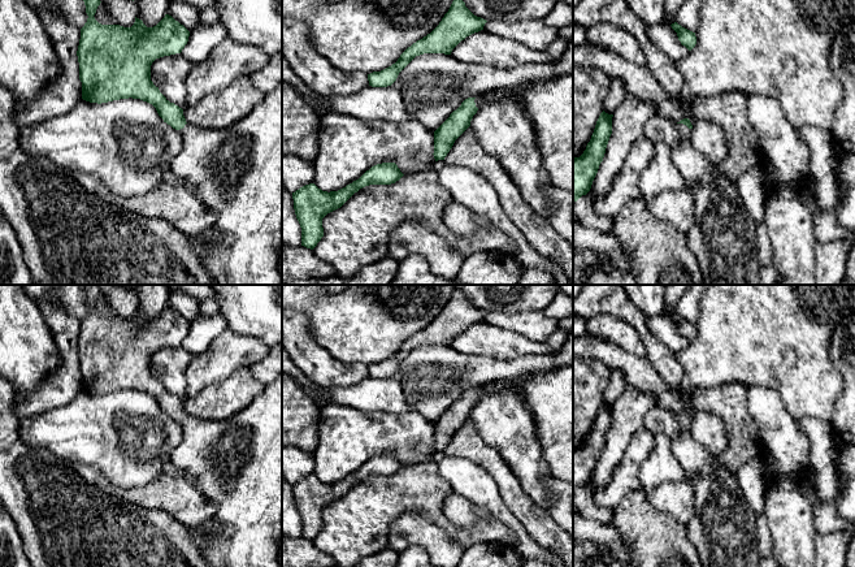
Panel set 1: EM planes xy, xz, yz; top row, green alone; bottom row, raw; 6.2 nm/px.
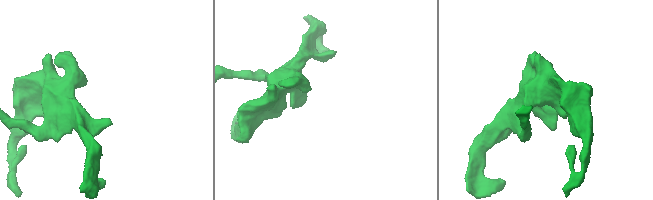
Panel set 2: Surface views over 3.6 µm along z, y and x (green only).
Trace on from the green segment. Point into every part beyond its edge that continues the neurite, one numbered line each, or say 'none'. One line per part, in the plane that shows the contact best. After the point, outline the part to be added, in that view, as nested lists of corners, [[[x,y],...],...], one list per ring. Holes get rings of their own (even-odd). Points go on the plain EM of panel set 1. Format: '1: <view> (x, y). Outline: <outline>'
1: yz (723, 528). Outline: [[[677,415],[681,433],[672,450],[694,490],[694,515],[686,523],[702,567],[760,567],[756,515],[737,475],[722,467],[691,434],[691,420]]]

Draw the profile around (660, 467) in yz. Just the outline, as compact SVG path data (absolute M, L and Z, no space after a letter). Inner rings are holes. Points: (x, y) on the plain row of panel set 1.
M656 433L654 436L654 447L639 472L643 489L654 490L659 485L685 479L685 472L673 455L672 445L673 441L667 434Z

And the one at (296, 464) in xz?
M282 446L282 476L291 485L300 479L313 475L314 459L294 446Z

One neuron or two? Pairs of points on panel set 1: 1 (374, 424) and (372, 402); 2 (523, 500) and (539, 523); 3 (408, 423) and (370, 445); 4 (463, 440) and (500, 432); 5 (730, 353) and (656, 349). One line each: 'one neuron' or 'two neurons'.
1: two neurons
2: one neuron
3: one neuron
4: two neurons
5: two neurons

